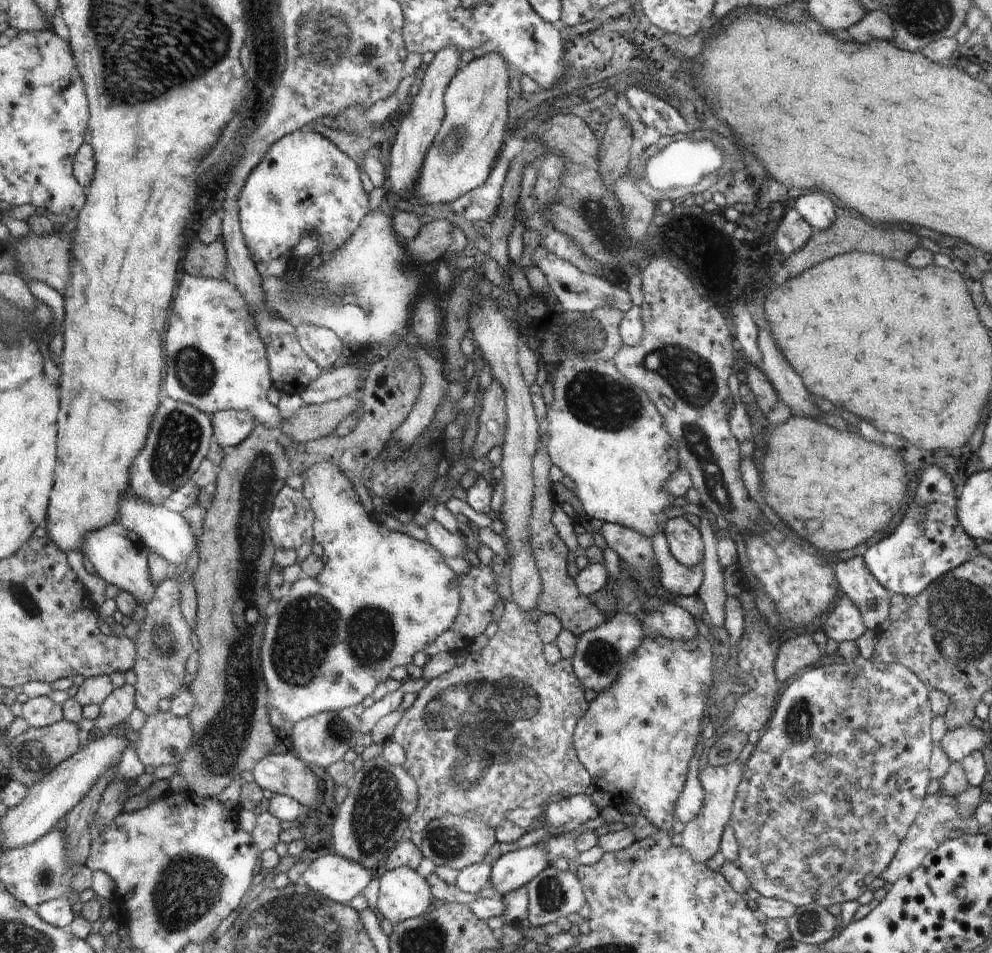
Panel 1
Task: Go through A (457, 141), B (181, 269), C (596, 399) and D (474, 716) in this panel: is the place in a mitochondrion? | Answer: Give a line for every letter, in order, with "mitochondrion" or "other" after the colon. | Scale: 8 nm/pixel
A: mitochondrion
B: other
C: mitochondrion
D: mitochondrion

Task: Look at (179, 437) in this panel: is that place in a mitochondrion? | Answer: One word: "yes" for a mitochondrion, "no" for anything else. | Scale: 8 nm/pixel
yes

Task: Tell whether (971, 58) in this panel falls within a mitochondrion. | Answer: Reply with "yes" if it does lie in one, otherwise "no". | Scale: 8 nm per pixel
no

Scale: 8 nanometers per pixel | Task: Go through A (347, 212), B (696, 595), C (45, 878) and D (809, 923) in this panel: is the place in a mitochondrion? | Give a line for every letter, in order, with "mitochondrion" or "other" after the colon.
A: other
B: other
C: mitochondrion
D: mitochondrion

